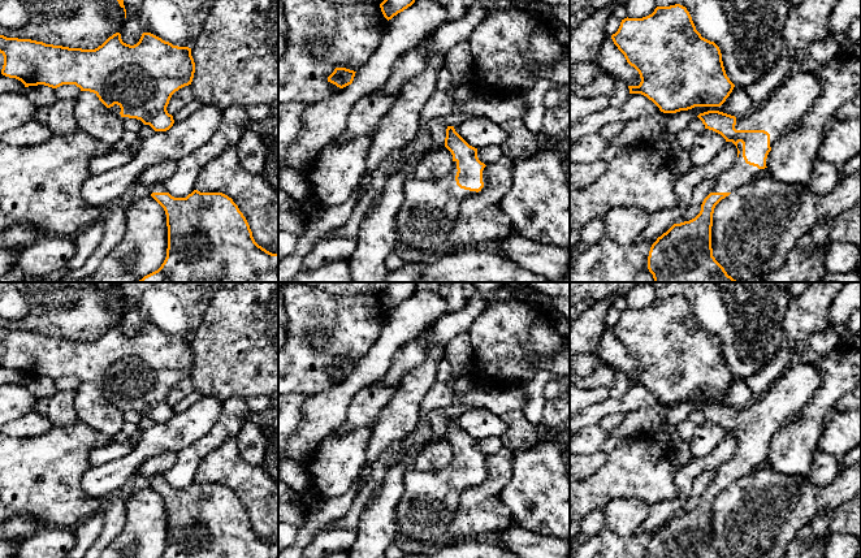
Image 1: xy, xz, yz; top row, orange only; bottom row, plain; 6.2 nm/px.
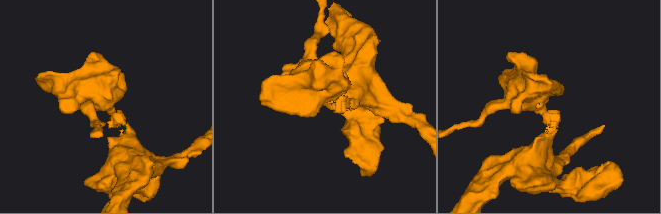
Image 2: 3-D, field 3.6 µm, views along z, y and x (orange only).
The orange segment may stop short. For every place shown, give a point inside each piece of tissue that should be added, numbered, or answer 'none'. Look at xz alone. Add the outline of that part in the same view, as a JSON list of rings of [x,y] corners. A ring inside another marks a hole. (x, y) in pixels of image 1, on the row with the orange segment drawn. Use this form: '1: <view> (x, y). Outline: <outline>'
1: xz (429, 210). Outline: [[[453,161],[451,170],[441,179],[407,179],[403,185],[404,200],[395,219],[395,232],[398,239],[408,247],[420,251],[440,252],[449,247],[447,237],[453,230],[458,211],[463,200],[476,191],[460,189],[457,185],[457,161]]]

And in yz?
1: yz (790, 102). Outline: [[[812,72],[791,73],[762,105],[736,118],[735,129],[767,131],[773,148],[779,138],[801,125],[821,92],[822,82]]]

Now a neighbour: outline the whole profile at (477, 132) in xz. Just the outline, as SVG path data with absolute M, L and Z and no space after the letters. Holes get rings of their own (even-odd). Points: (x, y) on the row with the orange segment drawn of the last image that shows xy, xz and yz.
M470 117L454 129L475 148L501 147L506 140L506 133L501 125L485 117Z

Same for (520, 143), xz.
M510 118L499 124L506 133L506 140L501 144L503 156L511 160L532 157L541 147L536 134L532 133L522 118Z

